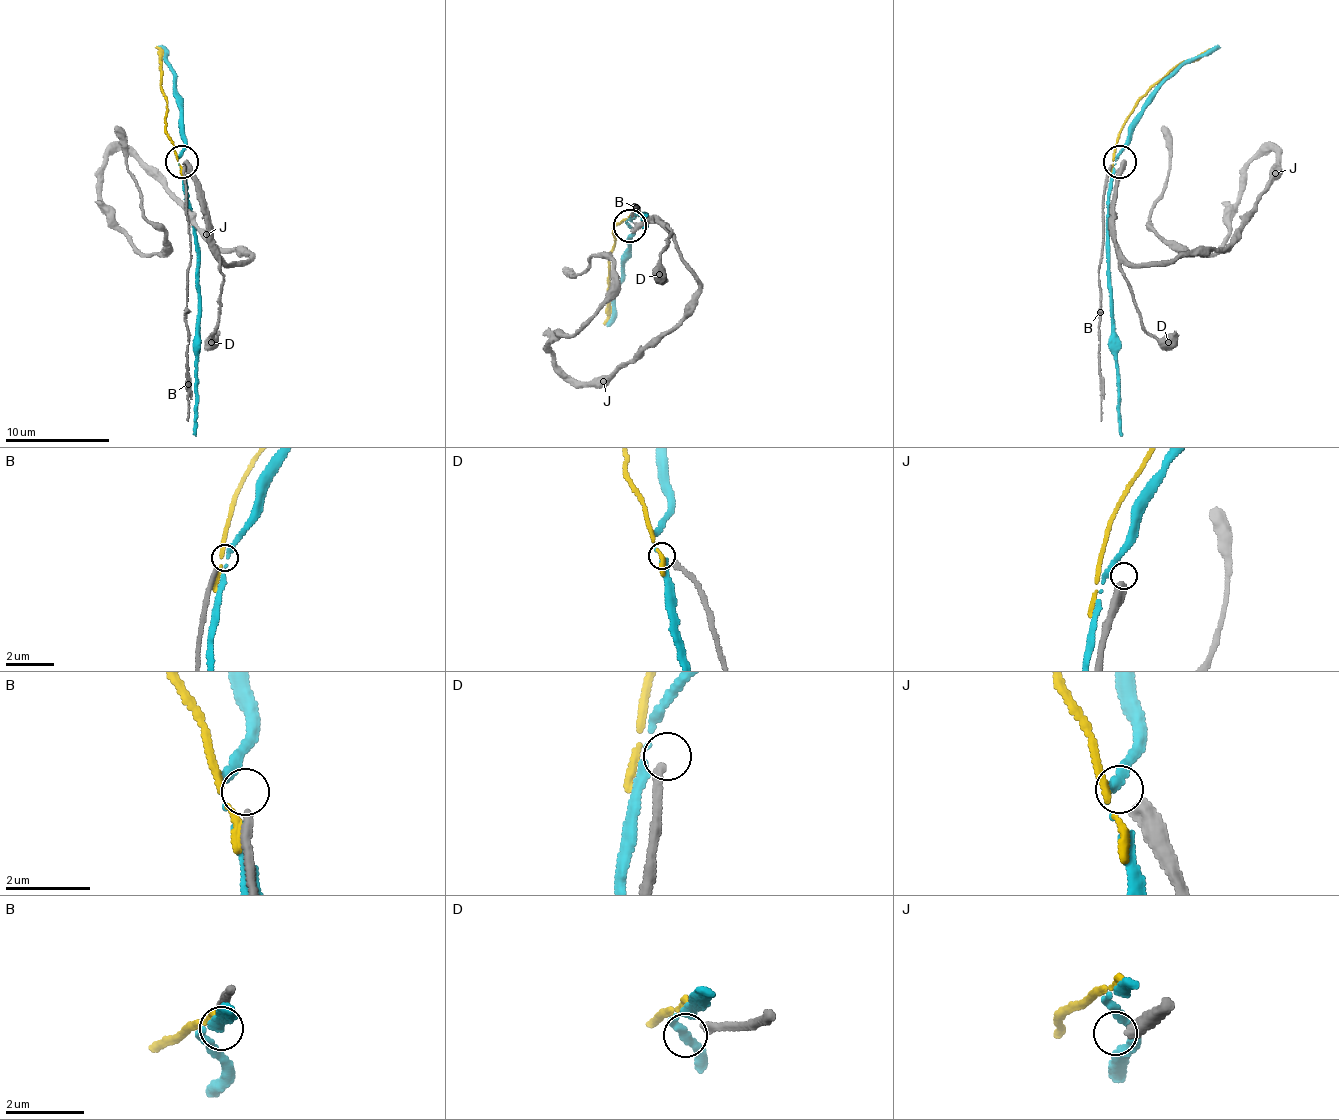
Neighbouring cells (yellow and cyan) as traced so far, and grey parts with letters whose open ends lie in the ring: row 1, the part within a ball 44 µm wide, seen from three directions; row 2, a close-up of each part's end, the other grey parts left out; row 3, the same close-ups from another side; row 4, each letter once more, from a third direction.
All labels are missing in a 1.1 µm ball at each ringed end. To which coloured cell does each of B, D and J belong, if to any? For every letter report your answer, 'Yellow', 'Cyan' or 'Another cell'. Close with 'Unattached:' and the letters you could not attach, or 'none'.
B: Another cell
D: Another cell
J: Another cell
Unattached: B, D, J

